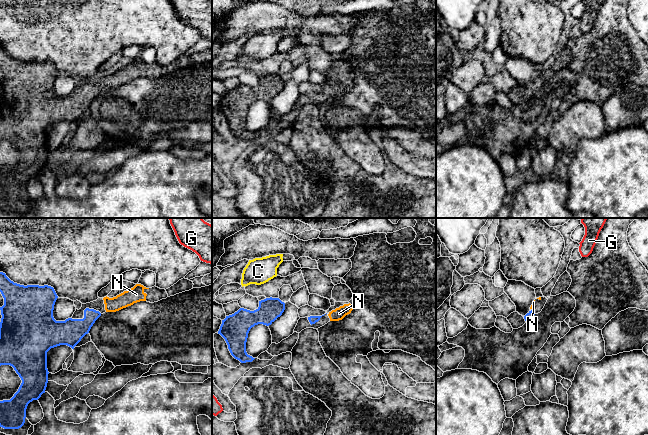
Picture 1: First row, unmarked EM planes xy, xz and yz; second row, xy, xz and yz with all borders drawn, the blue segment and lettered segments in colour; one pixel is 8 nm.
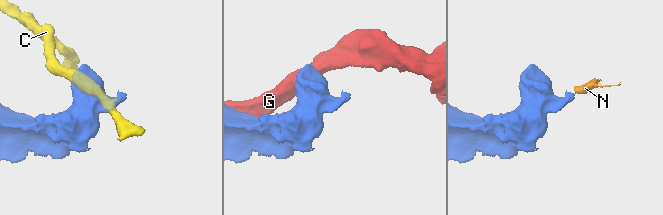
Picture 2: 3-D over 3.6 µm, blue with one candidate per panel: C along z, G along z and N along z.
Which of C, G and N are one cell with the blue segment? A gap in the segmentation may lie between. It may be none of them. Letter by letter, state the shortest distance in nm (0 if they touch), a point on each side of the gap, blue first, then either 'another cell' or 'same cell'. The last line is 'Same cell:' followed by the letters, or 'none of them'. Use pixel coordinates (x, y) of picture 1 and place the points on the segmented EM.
C: gap 120 nm; span xz (266, 298), (260, 284); another cell
G: gap 340 nm; span xz (235, 358), (212, 393); another cell
N: gap 20 nm; span yz (531, 310), (531, 308); same cell
Same cell: N

